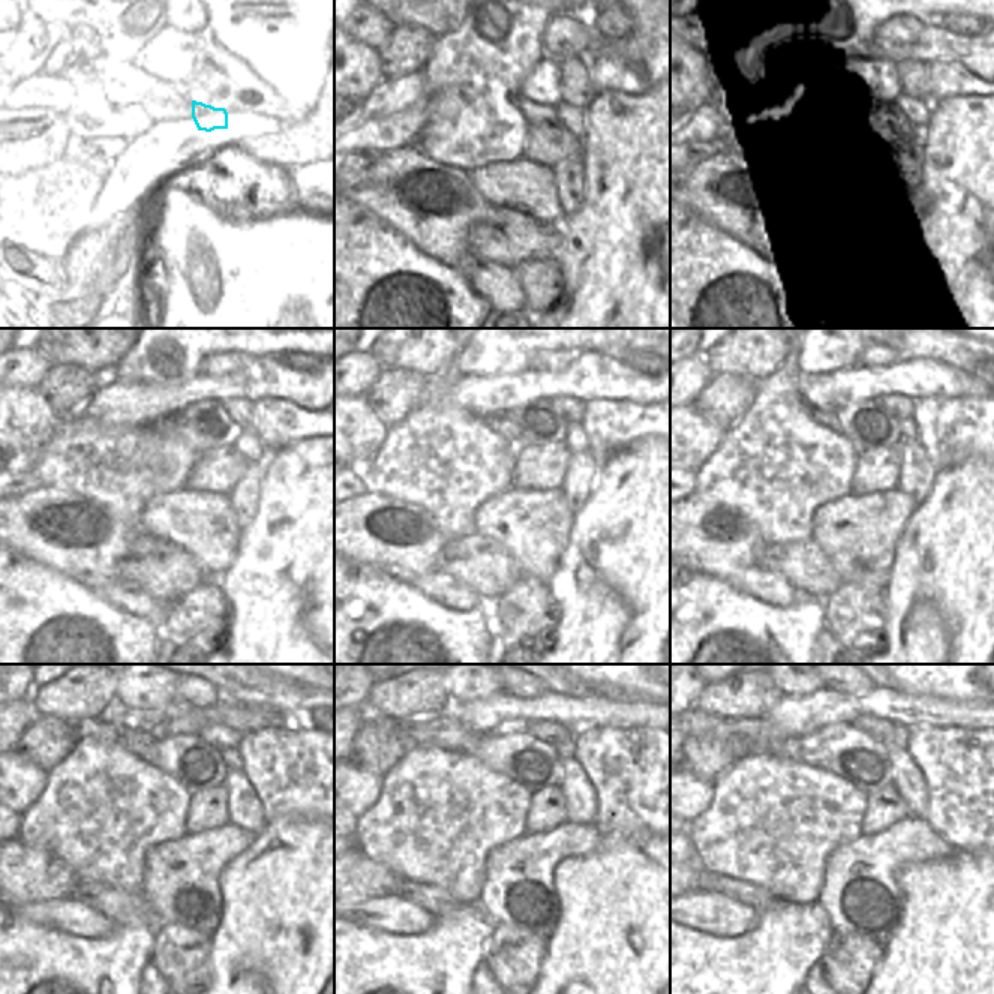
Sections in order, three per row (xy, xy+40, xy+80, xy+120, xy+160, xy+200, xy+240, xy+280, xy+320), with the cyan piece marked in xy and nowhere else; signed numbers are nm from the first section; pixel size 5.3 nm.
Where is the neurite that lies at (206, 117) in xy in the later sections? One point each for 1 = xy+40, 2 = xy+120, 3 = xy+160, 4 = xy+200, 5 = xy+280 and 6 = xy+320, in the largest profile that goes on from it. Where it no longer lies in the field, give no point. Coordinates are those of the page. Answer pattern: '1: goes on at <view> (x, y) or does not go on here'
1: goes on at xy+40 (535, 114)
2: goes on at xy+120 (173, 426)
3: goes on at xy+160 (501, 425)
4: goes on at xy+200 (828, 419)
5: goes on at xy+280 (441, 730)
6: goes on at xy+320 (742, 736)

